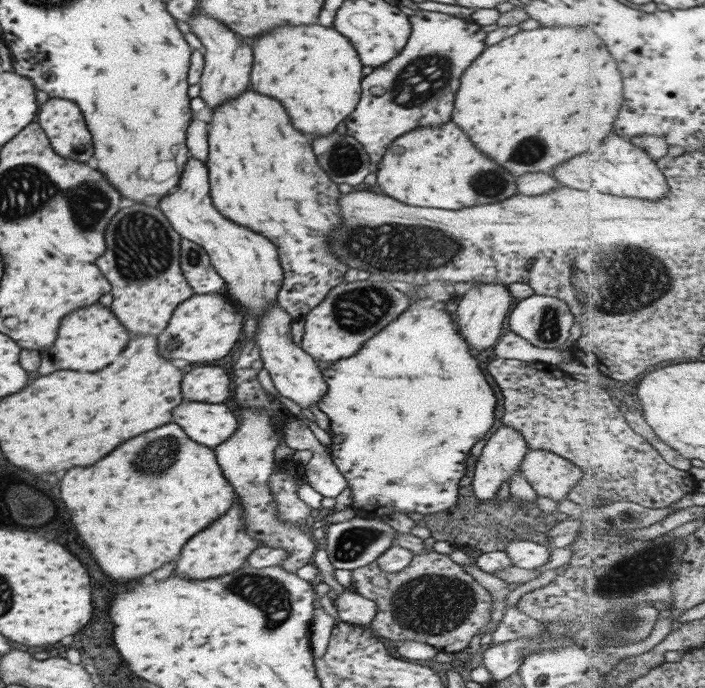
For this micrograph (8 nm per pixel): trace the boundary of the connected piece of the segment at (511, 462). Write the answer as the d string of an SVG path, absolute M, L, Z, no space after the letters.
M499 426L485 442L475 460L471 486L474 495L483 502L491 500L503 480L519 469L528 450L523 437L509 426Z

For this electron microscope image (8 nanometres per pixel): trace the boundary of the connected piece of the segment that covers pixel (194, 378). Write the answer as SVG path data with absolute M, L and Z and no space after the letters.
M203 365L182 376L181 398L187 402L221 404L229 396L229 381L223 368Z

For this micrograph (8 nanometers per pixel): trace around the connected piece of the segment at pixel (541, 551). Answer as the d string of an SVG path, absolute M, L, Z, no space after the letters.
M509 540L503 550L511 559L511 564L522 569L543 566L549 560L549 550L528 540Z

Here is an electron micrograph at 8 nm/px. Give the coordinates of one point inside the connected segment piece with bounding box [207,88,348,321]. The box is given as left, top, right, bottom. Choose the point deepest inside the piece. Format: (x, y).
(263, 176)

